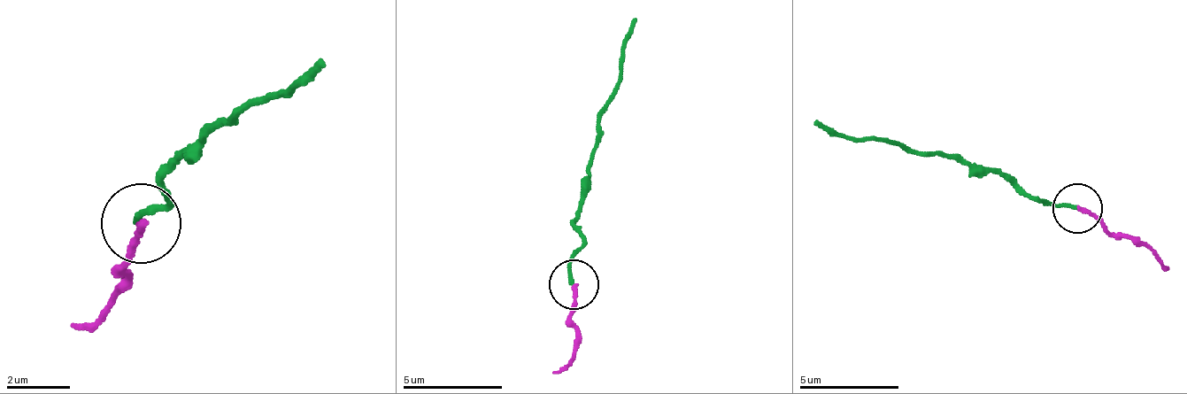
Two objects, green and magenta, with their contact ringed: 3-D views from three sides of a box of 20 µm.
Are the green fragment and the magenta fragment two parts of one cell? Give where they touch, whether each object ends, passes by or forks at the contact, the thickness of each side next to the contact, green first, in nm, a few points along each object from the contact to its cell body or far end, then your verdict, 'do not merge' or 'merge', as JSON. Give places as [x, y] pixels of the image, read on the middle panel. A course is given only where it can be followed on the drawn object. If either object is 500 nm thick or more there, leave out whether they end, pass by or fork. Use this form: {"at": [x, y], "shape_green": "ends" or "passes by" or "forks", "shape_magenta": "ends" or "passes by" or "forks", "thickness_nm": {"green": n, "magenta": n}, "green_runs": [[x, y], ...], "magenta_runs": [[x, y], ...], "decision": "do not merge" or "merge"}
{"at": [574, 284], "shape_green": "ends", "shape_magenta": "ends", "thickness_nm": {"green": 180, "magenta": 200}, "green_runs": [[574, 286], [570, 256], [583, 243], [576, 214], [584, 196], [597, 113], [615, 89], [620, 45], [638, 17]], "magenta_runs": [[574, 286], [568, 318], [575, 351], [554, 373]], "decision": "merge"}

